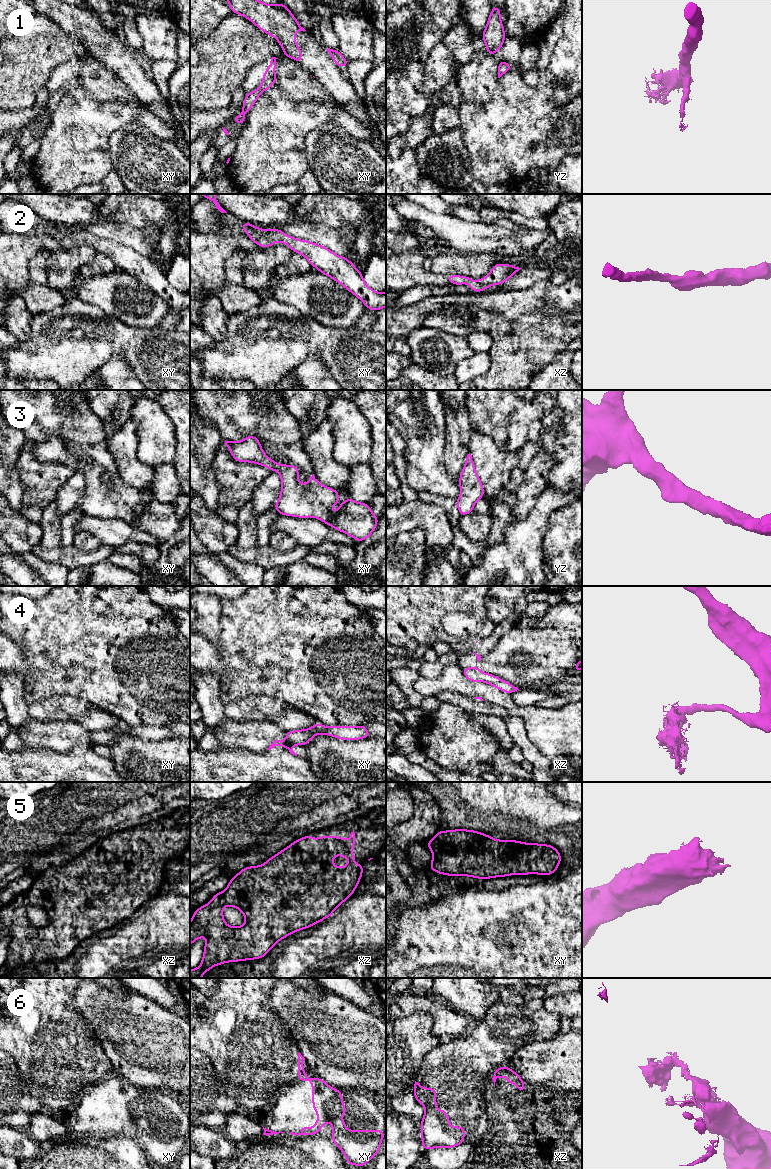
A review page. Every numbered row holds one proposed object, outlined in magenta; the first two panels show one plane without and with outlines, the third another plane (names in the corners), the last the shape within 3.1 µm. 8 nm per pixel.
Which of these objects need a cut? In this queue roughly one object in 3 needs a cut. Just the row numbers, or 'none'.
1, 6

